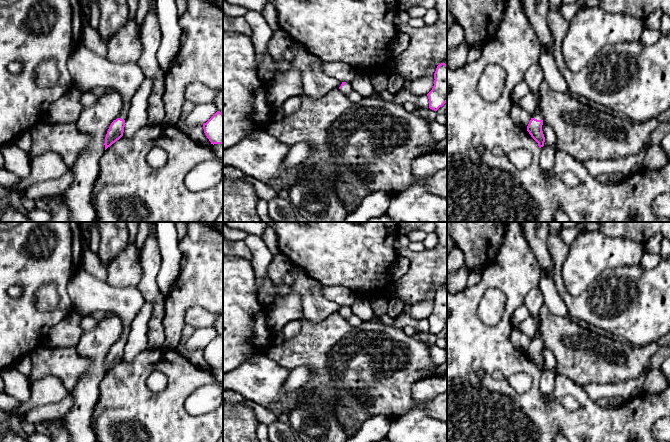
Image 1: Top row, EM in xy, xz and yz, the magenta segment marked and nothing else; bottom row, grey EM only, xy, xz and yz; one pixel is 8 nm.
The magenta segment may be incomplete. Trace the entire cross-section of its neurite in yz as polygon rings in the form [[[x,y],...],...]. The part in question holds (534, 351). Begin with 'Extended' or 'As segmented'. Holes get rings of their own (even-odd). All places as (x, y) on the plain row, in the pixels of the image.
Extended. [[[538,287],[531,290],[530,293],[526,295],[524,304],[529,310],[530,318],[536,318],[538,320],[539,329],[536,336],[532,339],[531,344],[527,350],[527,355],[531,361],[538,367],[539,372],[544,370],[545,361],[542,355],[543,344],[540,338],[540,309],[544,305],[544,296]]]

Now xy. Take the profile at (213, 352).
As segmented. [[[220,335],[203,348],[203,353],[211,368],[223,369],[223,338]]]

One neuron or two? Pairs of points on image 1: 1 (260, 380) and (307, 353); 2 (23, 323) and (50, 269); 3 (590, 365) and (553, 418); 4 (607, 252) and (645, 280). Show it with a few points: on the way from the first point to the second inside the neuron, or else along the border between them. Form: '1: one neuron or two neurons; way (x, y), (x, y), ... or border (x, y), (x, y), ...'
1: two neurons; border (266, 354), (289, 370)
2: one neuron; way (23, 309), (28, 298), (29, 288), (36, 281)
3: two neurons; border (559, 373), (580, 385)
4: two neurons; border (638, 264), (619, 265), (603, 271)

